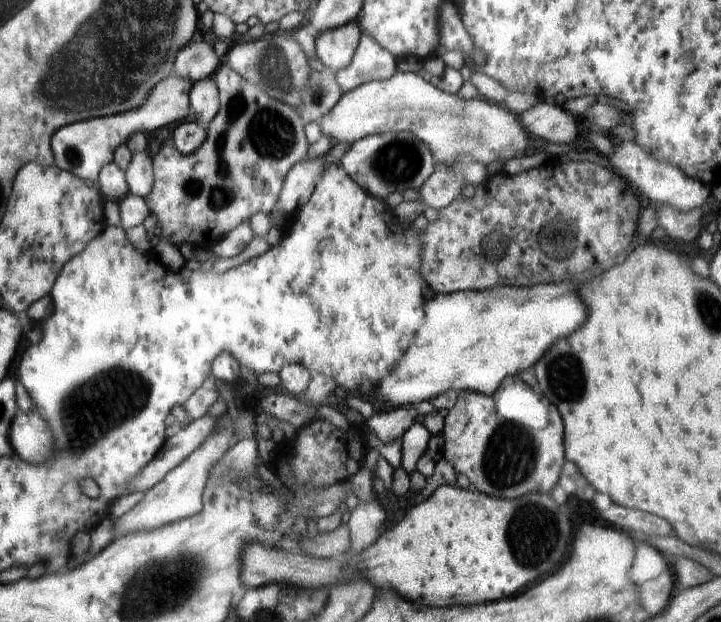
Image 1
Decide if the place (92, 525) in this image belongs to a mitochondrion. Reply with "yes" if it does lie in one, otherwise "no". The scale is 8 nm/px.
no

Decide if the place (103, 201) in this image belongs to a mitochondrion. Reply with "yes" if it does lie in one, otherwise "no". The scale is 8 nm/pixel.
no

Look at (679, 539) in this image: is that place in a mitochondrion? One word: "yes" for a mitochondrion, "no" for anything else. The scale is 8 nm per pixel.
no

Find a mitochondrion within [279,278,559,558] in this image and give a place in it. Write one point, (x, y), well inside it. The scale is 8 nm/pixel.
(511, 456)

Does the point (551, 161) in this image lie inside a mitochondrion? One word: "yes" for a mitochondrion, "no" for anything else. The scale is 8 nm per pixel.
no

